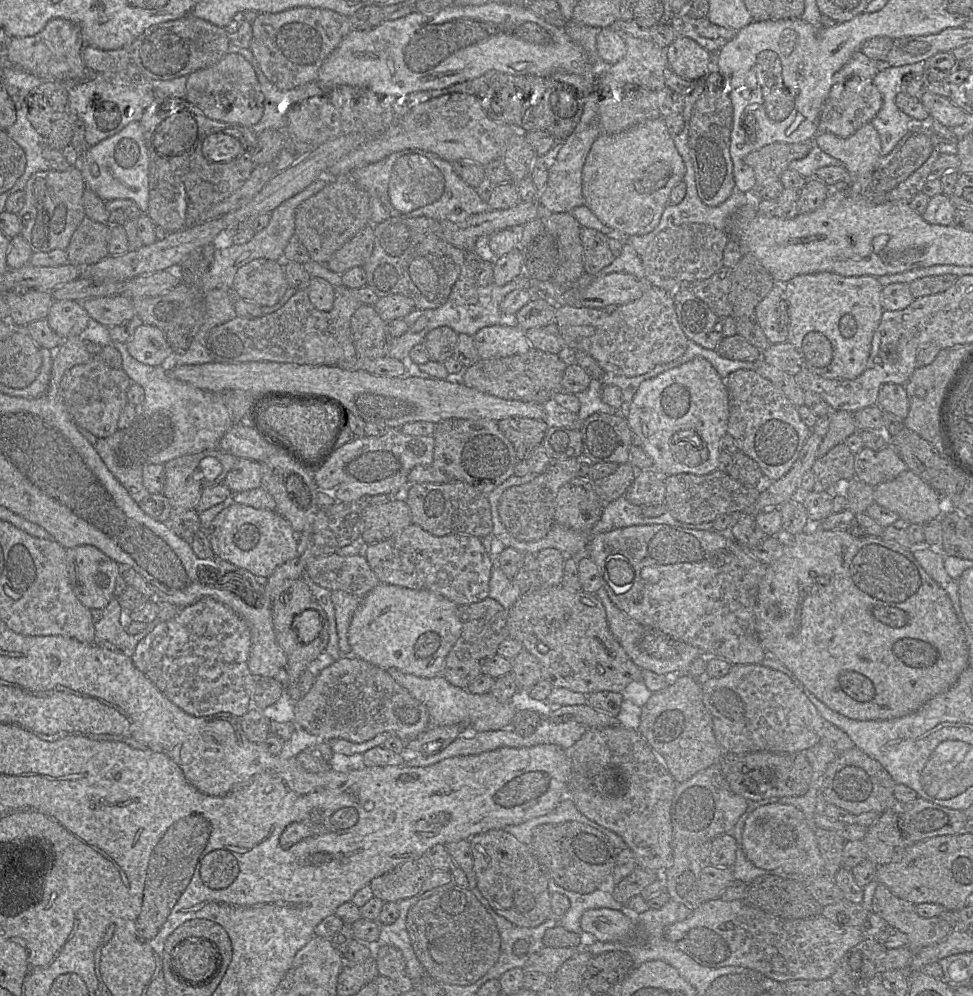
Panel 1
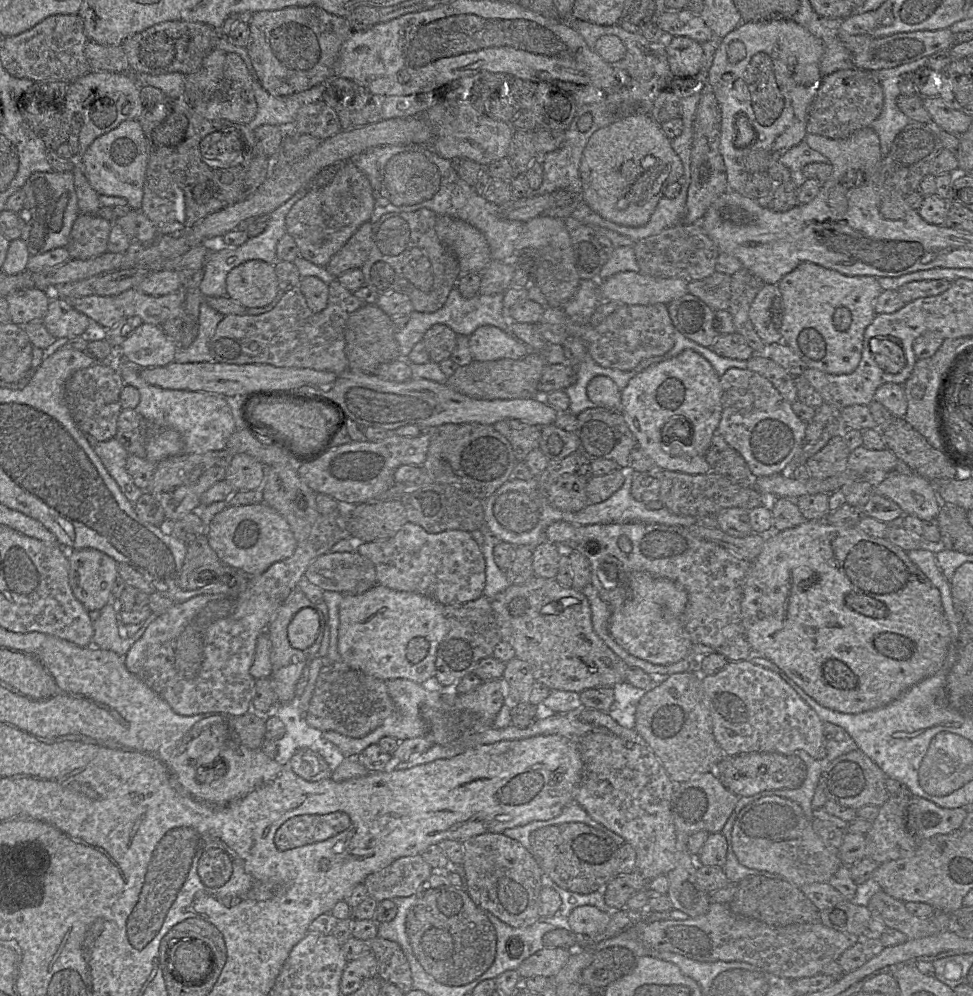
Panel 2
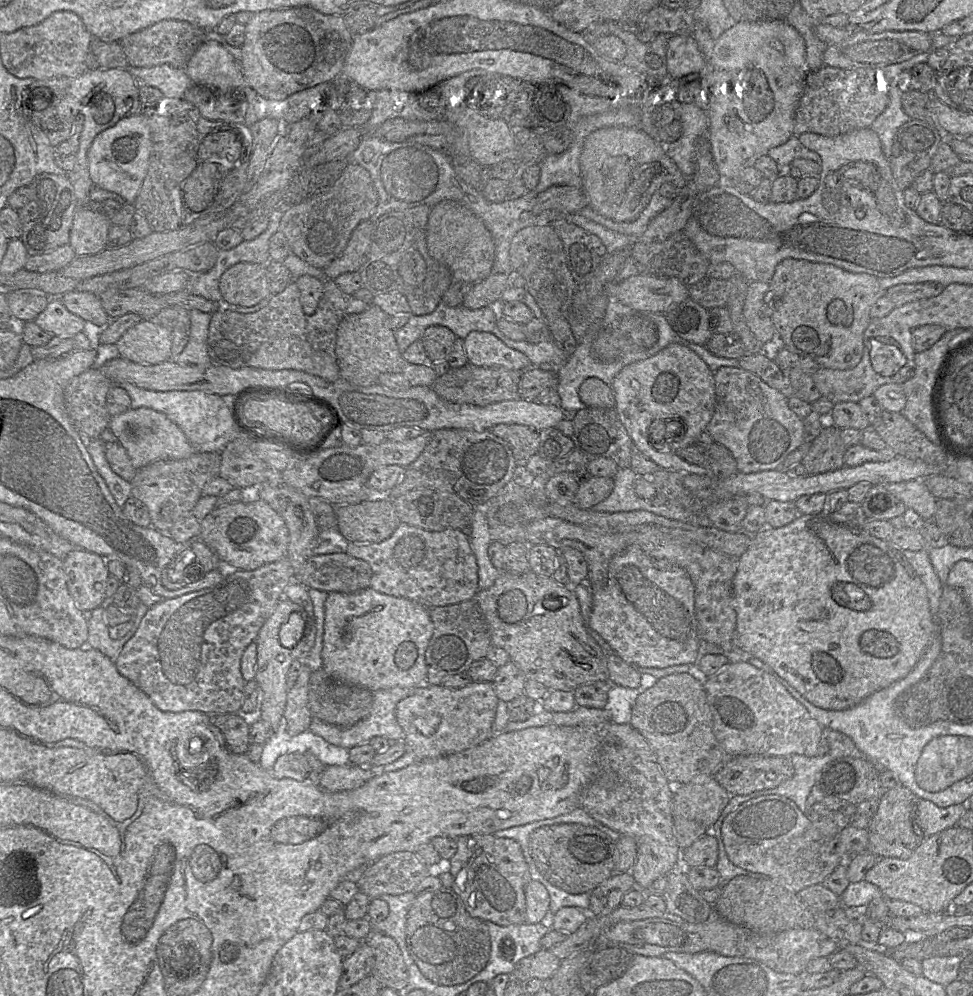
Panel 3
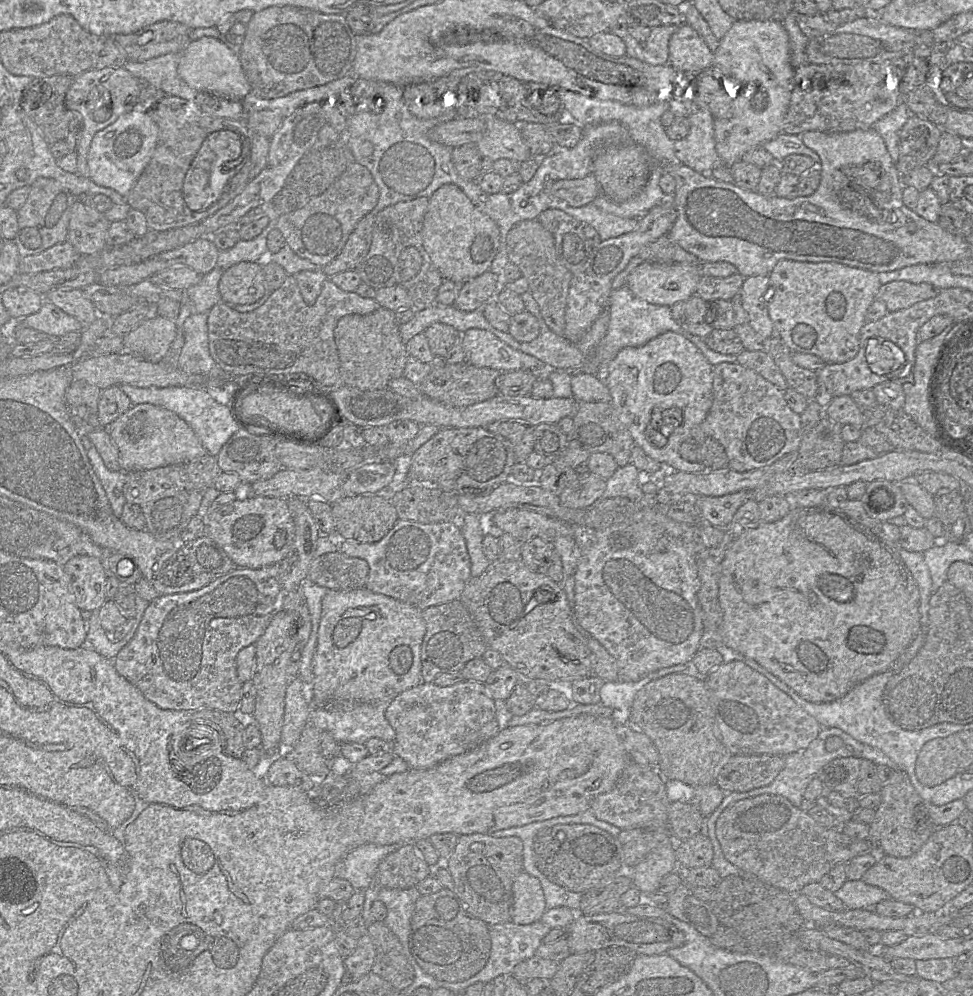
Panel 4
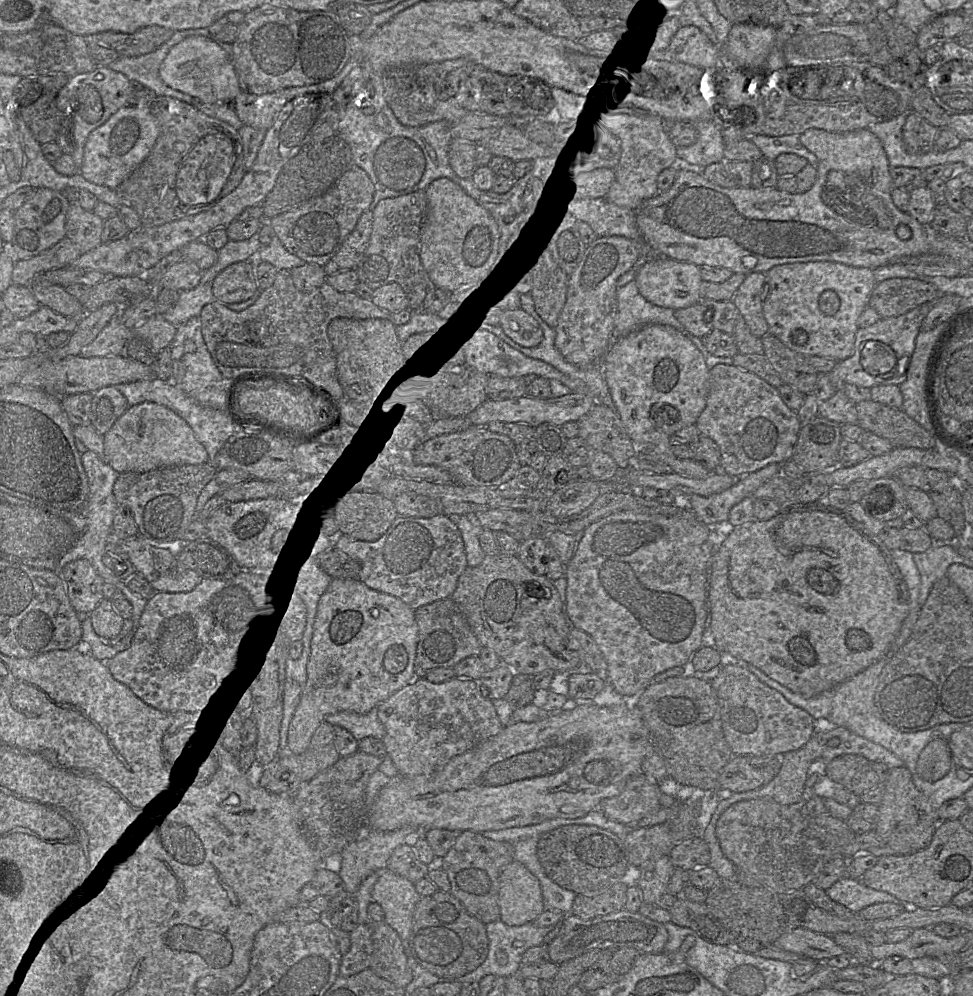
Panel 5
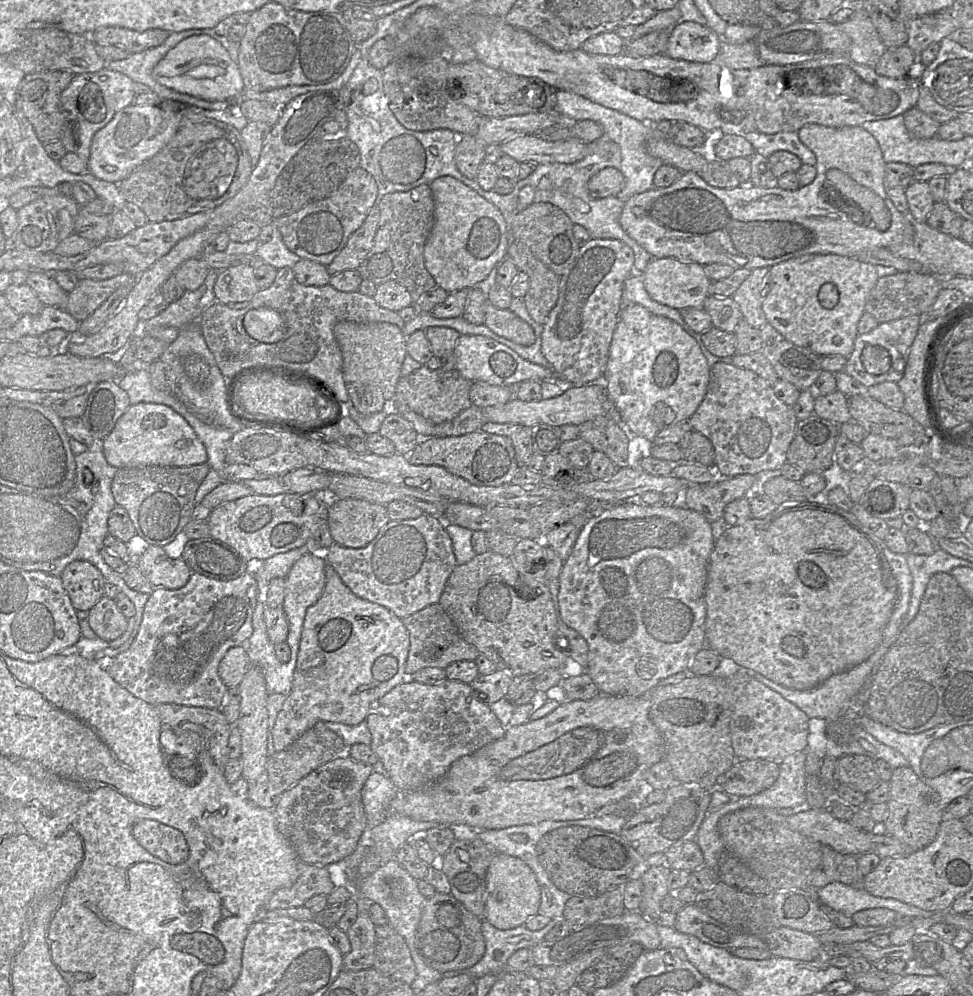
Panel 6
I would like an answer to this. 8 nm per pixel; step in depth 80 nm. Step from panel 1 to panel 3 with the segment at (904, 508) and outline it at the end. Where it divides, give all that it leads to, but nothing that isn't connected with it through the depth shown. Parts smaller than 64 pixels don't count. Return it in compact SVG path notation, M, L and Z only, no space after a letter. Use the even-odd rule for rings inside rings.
M911 480L883 485L901 500L907 508L913 509L924 521L935 515L937 499L929 491L924 480Z

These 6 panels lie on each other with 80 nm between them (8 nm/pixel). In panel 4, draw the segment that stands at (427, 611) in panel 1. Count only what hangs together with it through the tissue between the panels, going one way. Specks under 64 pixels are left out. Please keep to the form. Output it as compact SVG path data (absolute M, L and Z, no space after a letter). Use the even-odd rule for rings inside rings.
M366 588L329 590L322 600L321 619L313 657L312 706L333 702L375 704L391 702L401 692L417 686L421 677L421 646L426 633L422 611Z

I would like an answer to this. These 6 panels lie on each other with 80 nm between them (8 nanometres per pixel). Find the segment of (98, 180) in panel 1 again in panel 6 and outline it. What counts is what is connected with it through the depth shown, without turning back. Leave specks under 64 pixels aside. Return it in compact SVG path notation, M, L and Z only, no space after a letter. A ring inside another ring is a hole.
M155 105L126 106L93 135L86 172L100 180L118 184L172 139L180 121L179 112L165 112Z

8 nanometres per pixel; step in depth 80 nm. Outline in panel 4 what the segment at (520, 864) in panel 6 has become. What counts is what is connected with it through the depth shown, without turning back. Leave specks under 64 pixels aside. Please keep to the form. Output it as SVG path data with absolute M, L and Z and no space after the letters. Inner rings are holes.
M522 871L513 883L511 922L532 924L540 921L545 911L545 896L540 881Z

